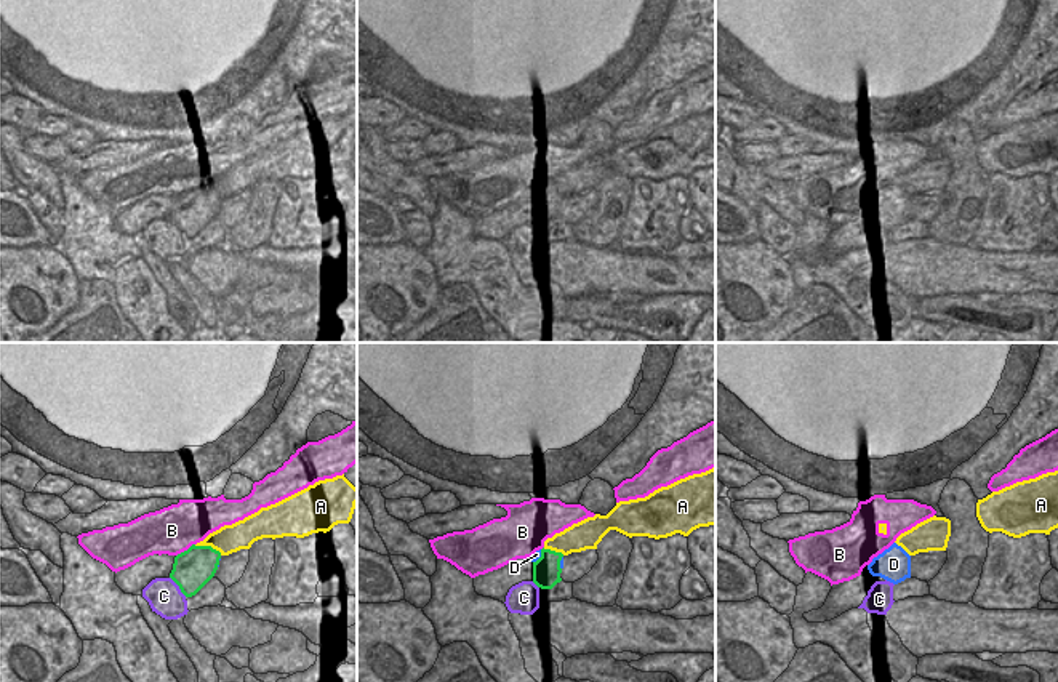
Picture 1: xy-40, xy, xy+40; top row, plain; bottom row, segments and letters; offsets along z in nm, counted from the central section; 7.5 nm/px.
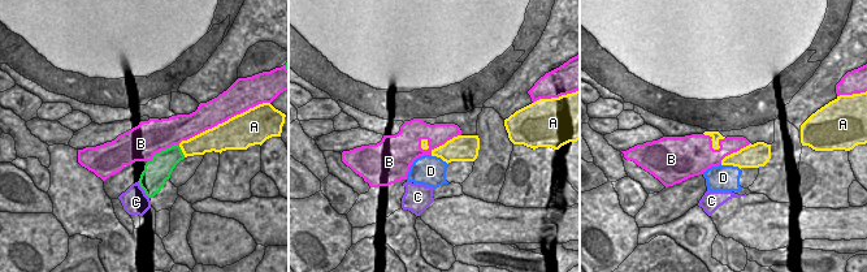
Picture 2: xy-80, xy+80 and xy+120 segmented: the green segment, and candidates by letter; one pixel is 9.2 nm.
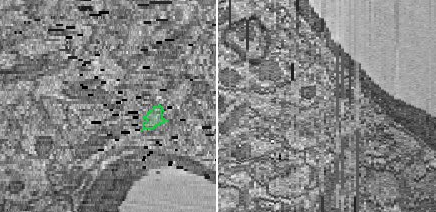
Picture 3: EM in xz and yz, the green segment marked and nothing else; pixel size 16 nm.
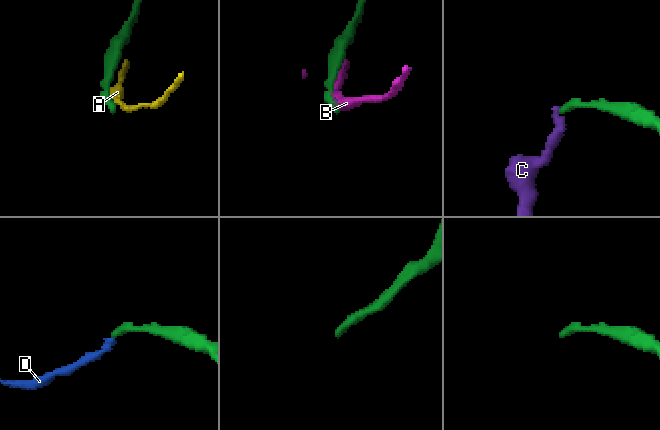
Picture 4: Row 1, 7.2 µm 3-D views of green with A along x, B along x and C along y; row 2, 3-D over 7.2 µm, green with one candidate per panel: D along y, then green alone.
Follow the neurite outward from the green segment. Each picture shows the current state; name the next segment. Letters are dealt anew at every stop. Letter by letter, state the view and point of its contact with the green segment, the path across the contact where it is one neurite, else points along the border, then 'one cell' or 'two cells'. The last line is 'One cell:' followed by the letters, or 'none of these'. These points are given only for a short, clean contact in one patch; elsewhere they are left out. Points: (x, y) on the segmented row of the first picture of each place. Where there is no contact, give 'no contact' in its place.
A: xy-40 (208, 546) | two cells
B: xy-40 (184, 551) | two cells
C: xy-40 (178, 585) | along xy-40 (170, 577), (186, 596) | two cells
D: xy (541, 556) | one cell
One cell: D

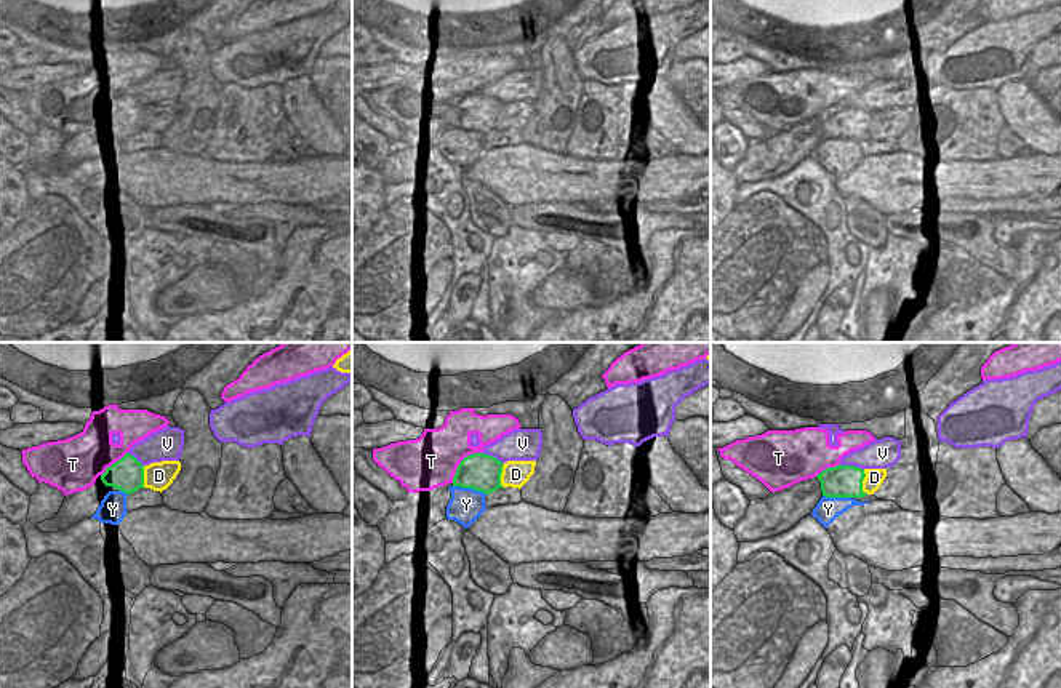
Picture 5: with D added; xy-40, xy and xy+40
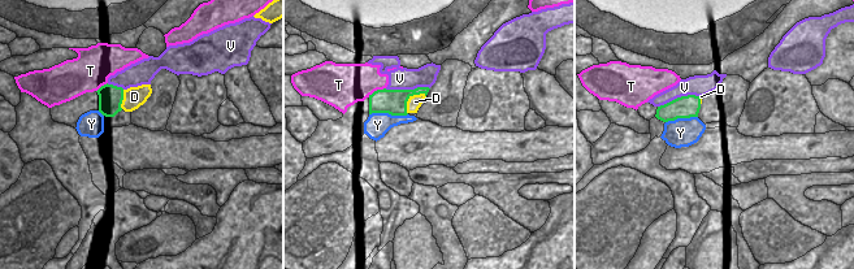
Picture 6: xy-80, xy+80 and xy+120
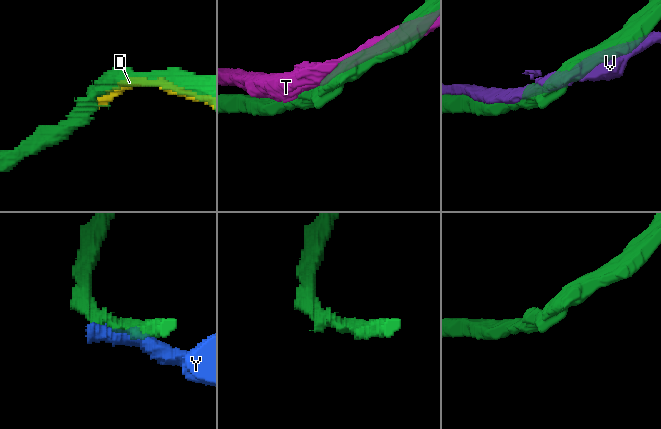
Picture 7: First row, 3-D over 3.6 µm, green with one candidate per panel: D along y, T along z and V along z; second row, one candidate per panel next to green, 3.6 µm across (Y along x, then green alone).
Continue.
D: xy+40 (861, 484) | two cells
T: xy (461, 461) | two cells
V: xy+40 (852, 466) | two cells
Y: xy+40 (837, 496) | two cells
One cell: none of these

